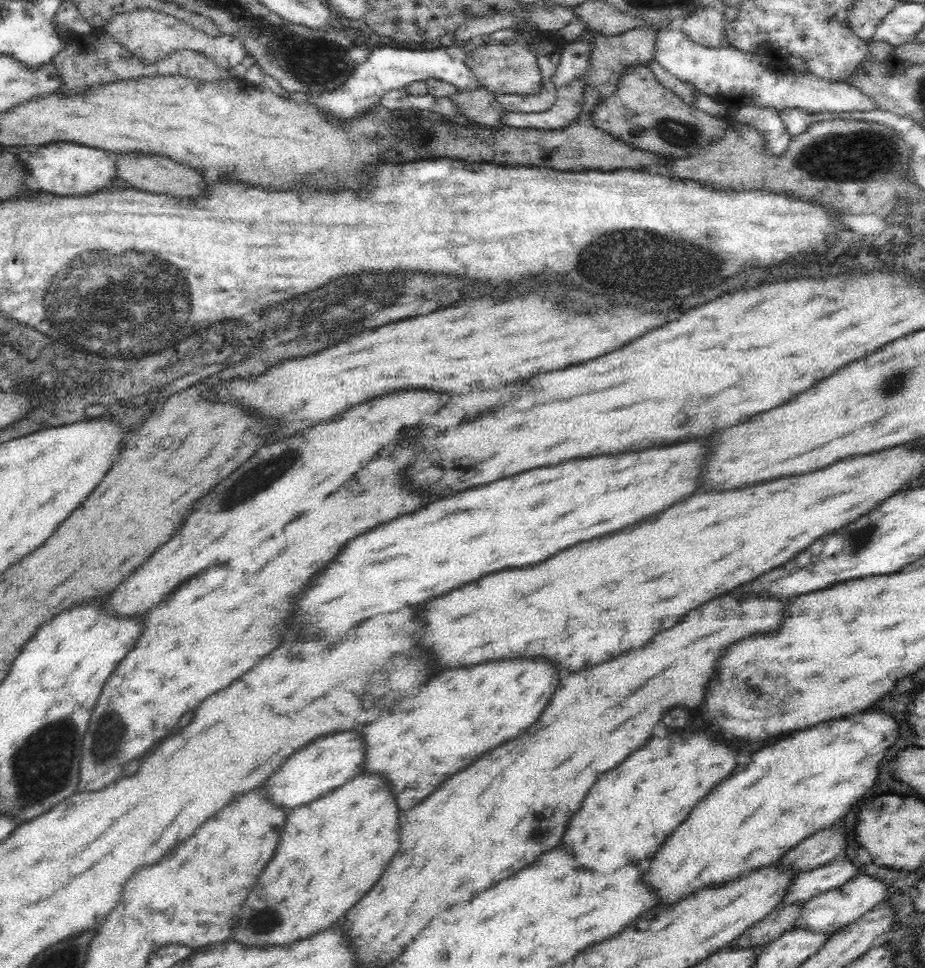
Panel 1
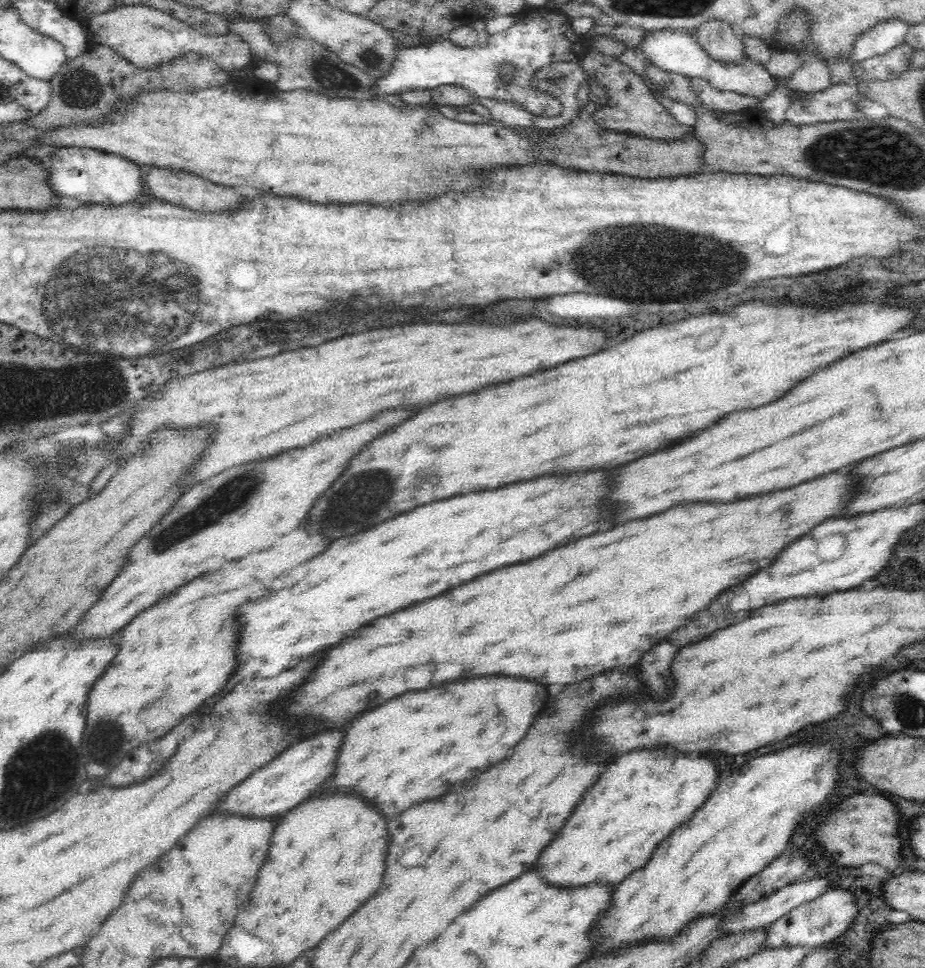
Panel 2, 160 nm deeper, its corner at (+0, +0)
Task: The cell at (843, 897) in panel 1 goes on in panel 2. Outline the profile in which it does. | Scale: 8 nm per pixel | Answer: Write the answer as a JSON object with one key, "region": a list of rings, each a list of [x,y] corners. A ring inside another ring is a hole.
{"region":[[[827,889],[812,902],[794,908],[788,914],[776,919],[776,922],[764,927],[766,938],[762,942],[762,949],[779,949],[789,946],[817,949],[842,935],[858,913],[854,893],[844,889]]]}

